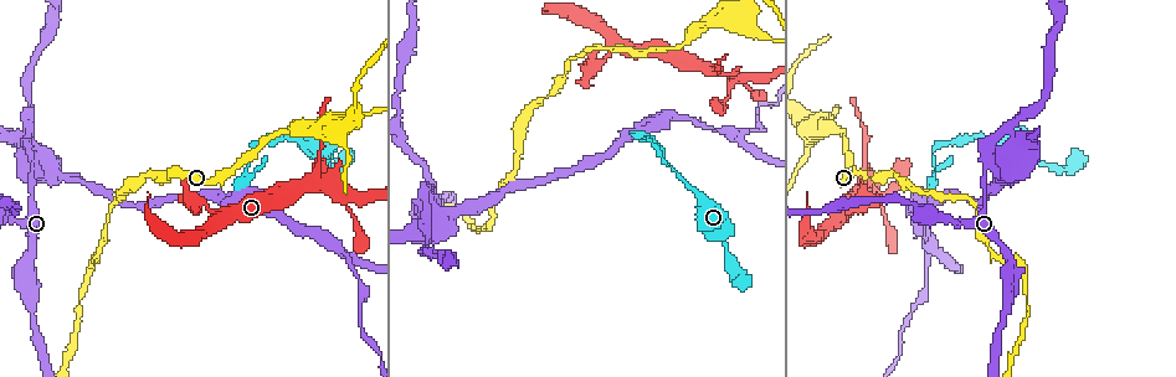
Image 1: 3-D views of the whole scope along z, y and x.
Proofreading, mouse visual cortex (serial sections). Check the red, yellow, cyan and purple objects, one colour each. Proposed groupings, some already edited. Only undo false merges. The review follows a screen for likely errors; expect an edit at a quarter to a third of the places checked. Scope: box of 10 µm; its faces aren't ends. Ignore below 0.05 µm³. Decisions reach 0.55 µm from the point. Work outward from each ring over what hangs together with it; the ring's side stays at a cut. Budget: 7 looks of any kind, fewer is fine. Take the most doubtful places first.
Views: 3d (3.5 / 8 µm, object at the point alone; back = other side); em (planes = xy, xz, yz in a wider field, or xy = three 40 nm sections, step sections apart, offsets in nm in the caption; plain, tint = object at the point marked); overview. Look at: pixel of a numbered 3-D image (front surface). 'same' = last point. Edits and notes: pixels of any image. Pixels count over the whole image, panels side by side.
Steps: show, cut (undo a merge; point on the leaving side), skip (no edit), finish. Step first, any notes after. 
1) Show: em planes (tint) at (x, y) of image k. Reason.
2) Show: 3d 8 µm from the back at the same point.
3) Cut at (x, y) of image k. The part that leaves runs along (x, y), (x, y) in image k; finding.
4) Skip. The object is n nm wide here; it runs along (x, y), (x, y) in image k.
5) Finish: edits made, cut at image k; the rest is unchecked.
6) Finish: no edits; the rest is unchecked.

Show: 3d 3.5 µm at (933, 153) of image 1. Narrows sharply.

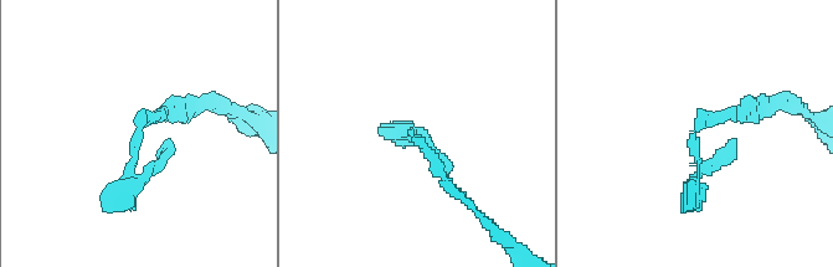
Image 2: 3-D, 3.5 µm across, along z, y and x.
Show: em xy step 2 (plain) at (419, 136) of image 2.

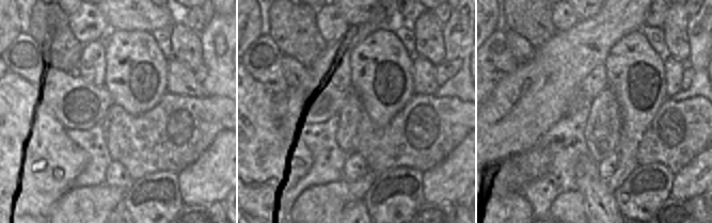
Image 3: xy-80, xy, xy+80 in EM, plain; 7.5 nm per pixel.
Show: em xy step 2 (tint) at the same point. Where the object lies.

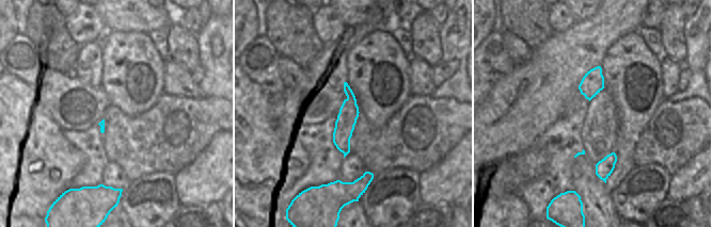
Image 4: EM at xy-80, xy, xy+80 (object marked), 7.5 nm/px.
Cut at (166, 149) of image 2. Two cells meet here.

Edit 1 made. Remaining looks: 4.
Show: overview.

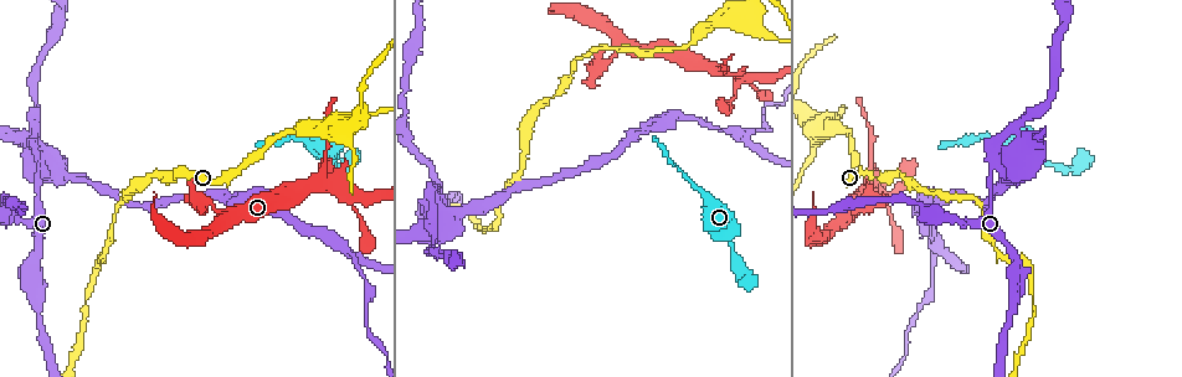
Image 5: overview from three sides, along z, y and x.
Show: 3d 3.5 µm at (341, 192) of image 5. Narrows sharply.

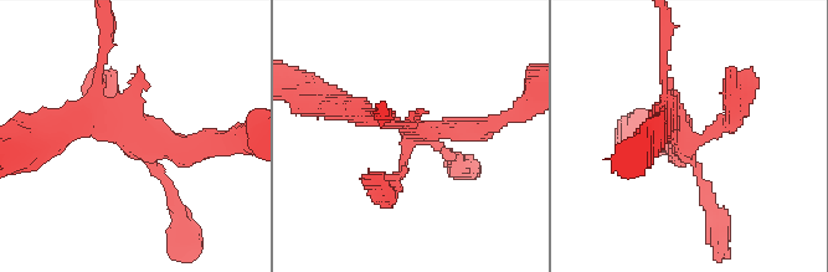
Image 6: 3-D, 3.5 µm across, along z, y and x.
Show: em xy step 5 (tint) at (134, 136) of image 6. Shape alone is not enough.

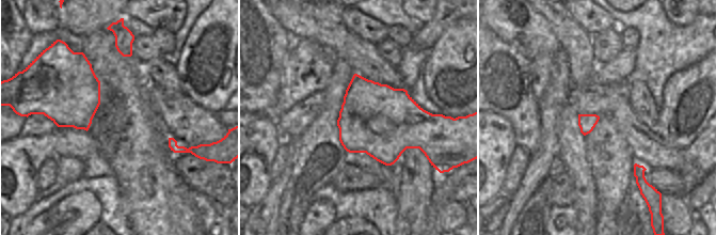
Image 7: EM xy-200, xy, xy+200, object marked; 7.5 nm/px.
Skip. Continuous, no second cell.

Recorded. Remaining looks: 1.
Finish: edits made, cut at image 2; the rest is unchecked.

